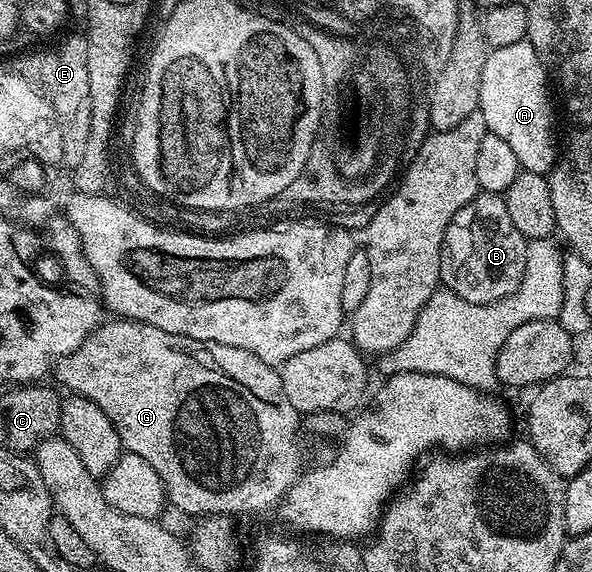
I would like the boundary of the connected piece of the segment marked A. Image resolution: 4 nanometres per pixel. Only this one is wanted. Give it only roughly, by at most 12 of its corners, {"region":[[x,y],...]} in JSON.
{"region":[[490,50],[479,113],[522,170],[556,166],[546,63]]}

